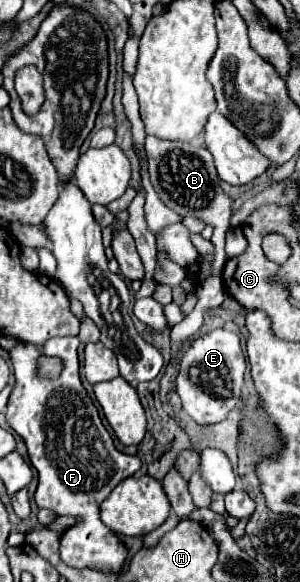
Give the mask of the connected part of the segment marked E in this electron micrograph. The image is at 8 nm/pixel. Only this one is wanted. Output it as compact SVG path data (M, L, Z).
M213 329L211 333L199 337L191 349L183 355L177 375L177 395L183 401L183 411L199 425L219 423L227 413L239 403L245 357L239 345L239 337L225 329Z

